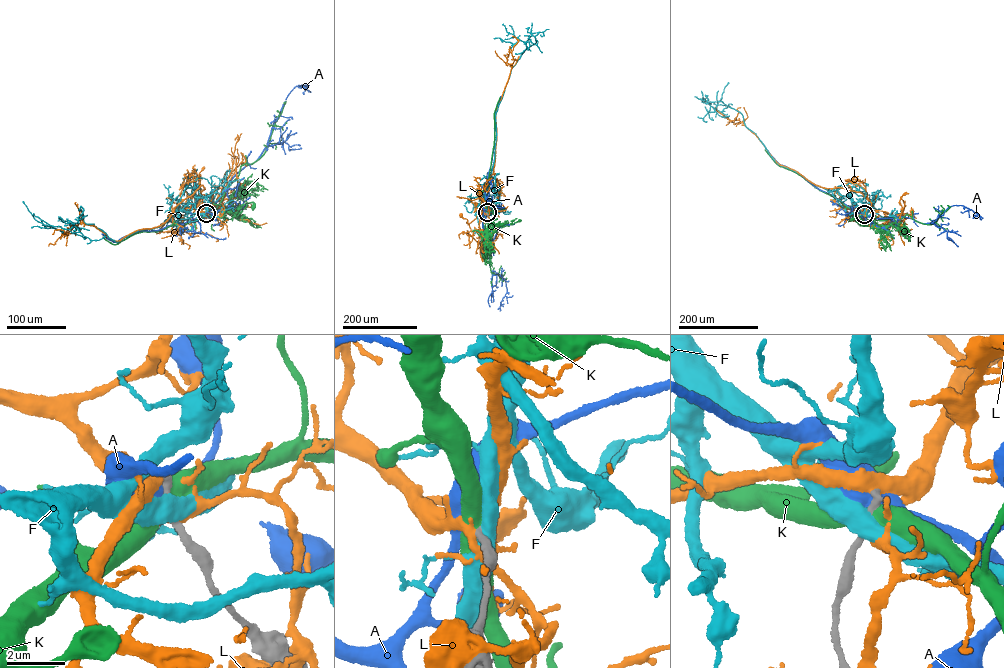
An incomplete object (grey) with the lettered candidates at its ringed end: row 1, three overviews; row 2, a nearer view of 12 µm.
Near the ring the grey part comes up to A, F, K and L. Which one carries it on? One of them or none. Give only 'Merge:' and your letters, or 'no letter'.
Merge: no letter

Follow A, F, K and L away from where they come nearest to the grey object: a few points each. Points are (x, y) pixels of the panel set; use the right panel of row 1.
A: (864, 214), (883, 219), (904, 217), (929, 223), (949, 207), (961, 205), (977, 213), (973, 218)
F: (864, 215), (849, 197), (778, 164), (745, 126), (740, 112), (721, 101), (706, 103), (715, 109), (728, 82)
K: (864, 215), (869, 223), (855, 217), (851, 219)
L: (864, 214), (873, 210), (885, 211), (889, 216), (884, 216), (885, 212)

